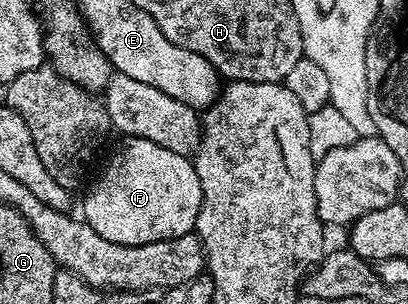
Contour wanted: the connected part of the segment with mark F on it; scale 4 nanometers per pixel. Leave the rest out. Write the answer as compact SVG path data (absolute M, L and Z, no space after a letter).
M125 137L123 141L116 155L109 160L108 167L101 172L100 179L89 188L84 198L84 221L94 228L94 232L98 232L98 236L106 236L106 240L114 240L114 244L127 246L150 244L193 233L202 208L202 184L198 180L195 161L187 154L170 152L170 148L162 148L162 144L154 144L150 140Z

